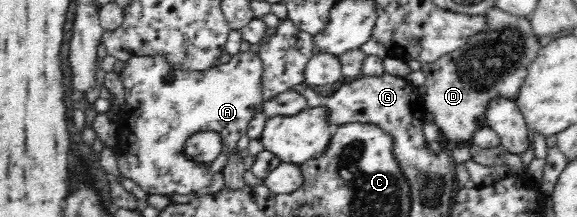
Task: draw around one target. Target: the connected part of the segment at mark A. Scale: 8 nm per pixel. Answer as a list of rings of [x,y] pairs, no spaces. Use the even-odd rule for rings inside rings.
[[[250,50],[237,53],[227,63],[198,71],[177,67],[164,53],[130,56],[125,61],[123,70],[117,72],[126,96],[121,108],[121,130],[114,147],[121,176],[135,182],[149,196],[196,194],[198,190],[209,187],[213,176],[222,171],[239,138],[245,136],[248,122],[262,108],[262,70],[262,60],[258,53]],[[199,132],[216,132],[222,142],[221,152],[208,163],[191,159],[185,153],[187,140]]]

